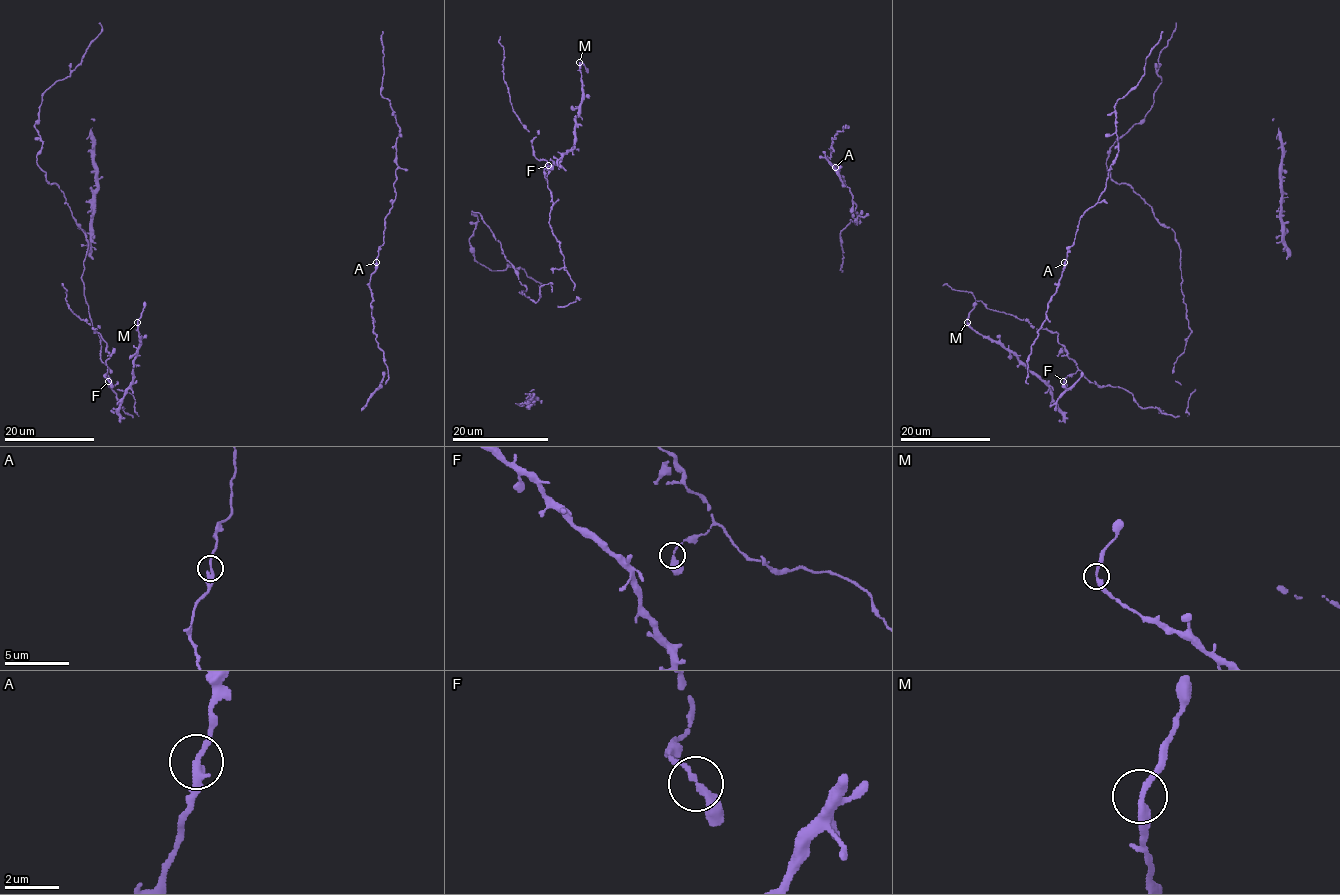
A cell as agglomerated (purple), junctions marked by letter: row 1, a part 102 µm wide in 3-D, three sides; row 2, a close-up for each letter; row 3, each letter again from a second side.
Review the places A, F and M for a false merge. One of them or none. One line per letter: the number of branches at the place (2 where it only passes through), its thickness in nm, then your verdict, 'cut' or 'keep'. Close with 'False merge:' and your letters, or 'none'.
A: 2 branches meet; 280 nm thick; keep
F: 2 branches meet; 260 nm thick; keep
M: 2 branches meet; 280 nm thick; keep
False merge: none

